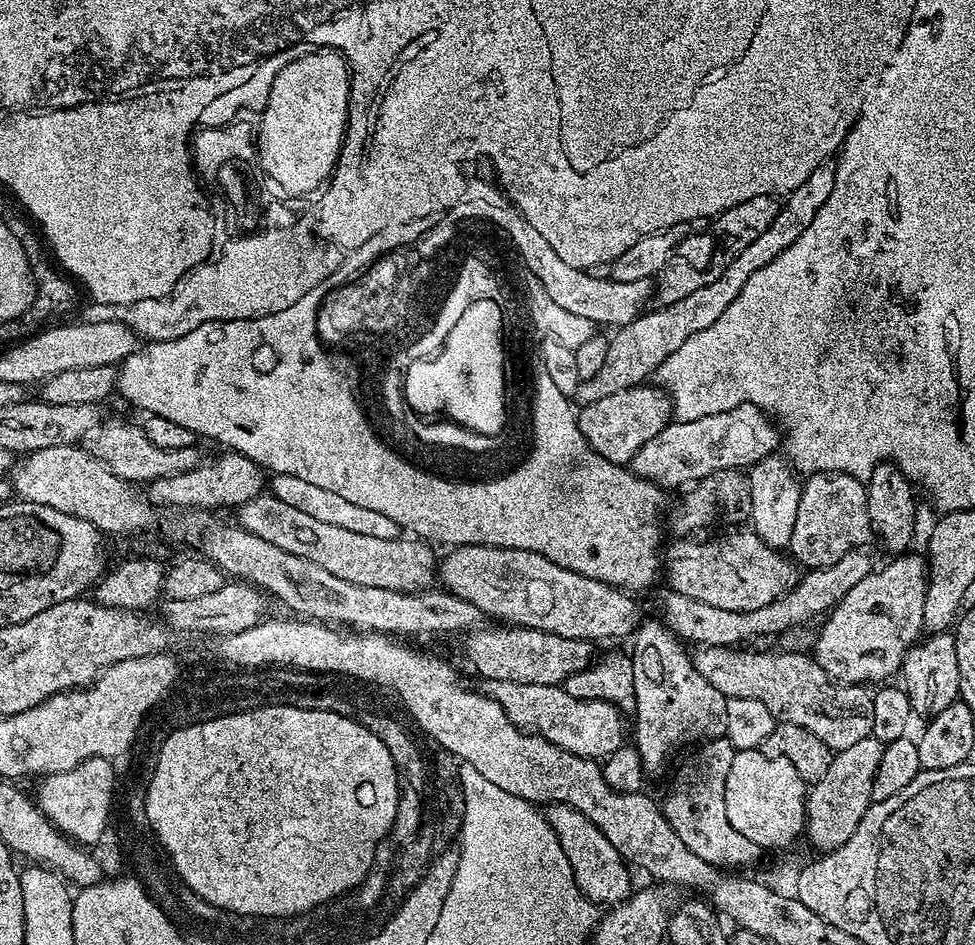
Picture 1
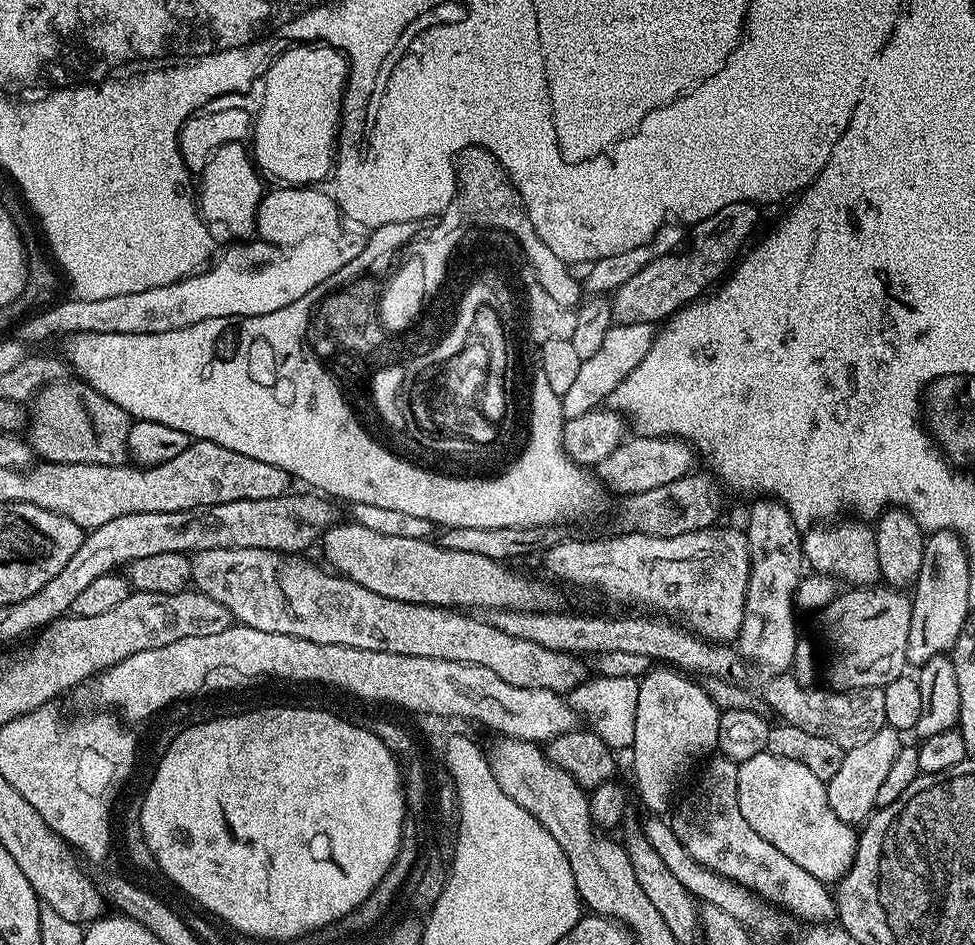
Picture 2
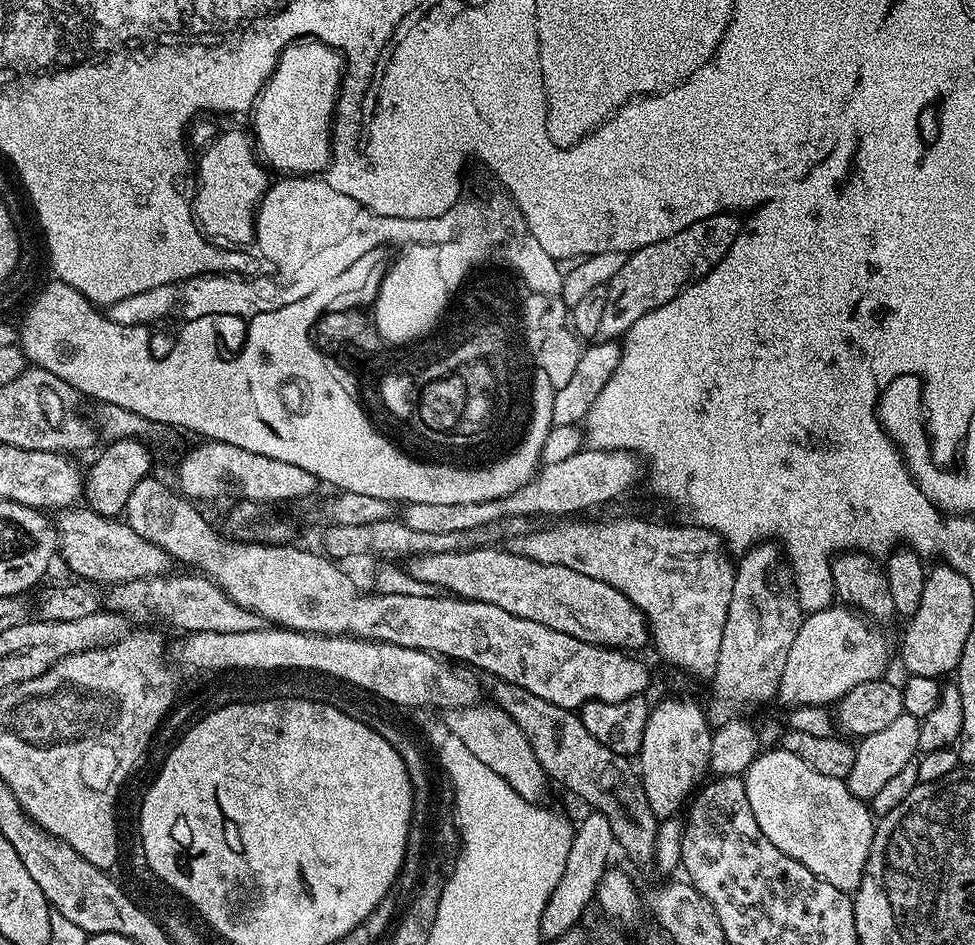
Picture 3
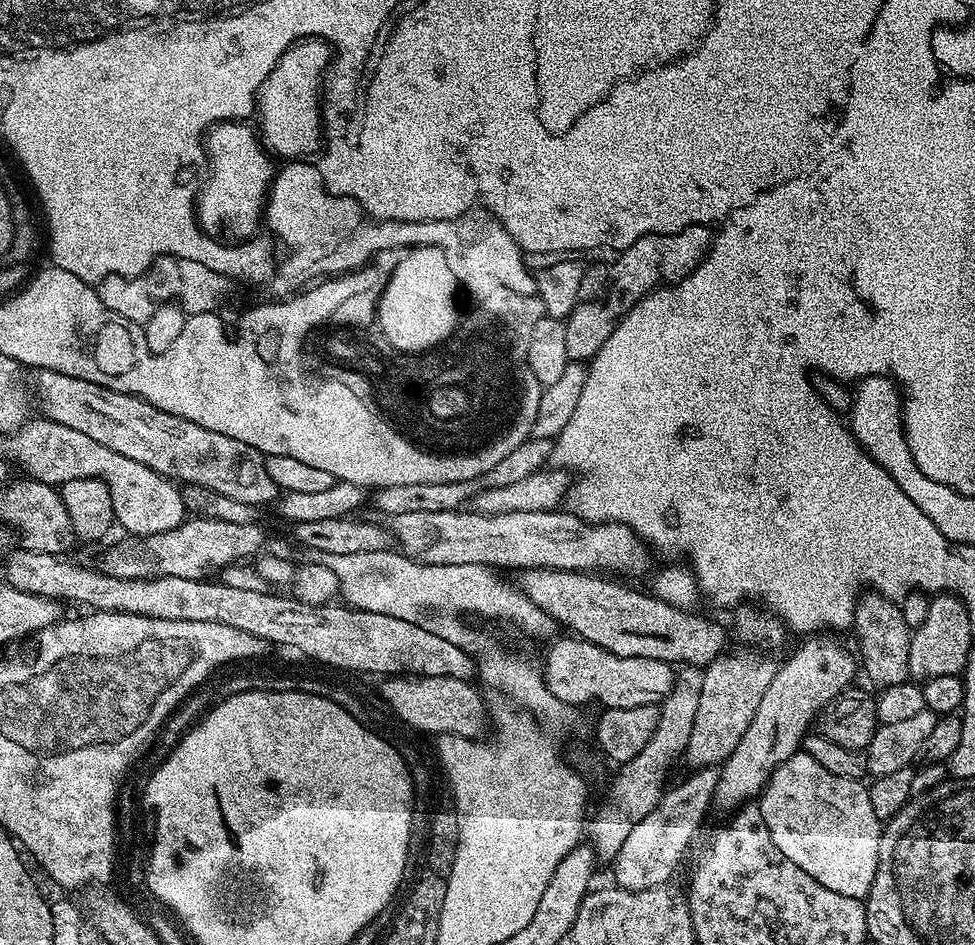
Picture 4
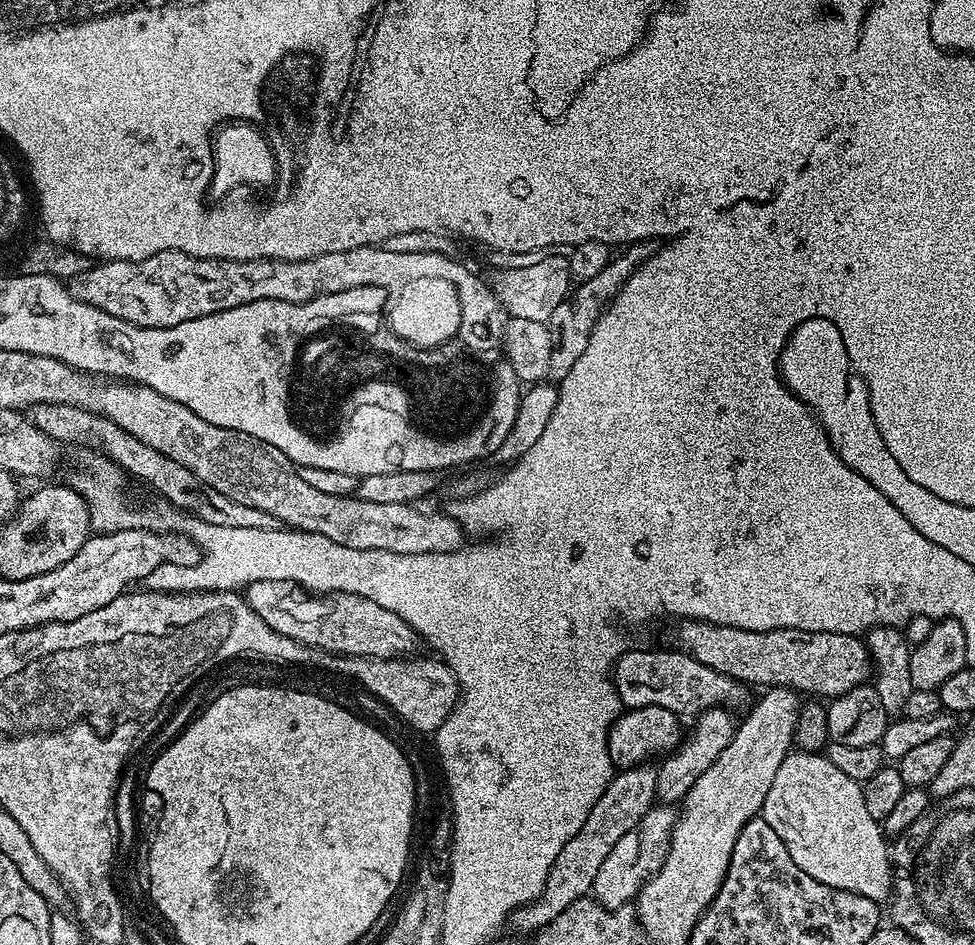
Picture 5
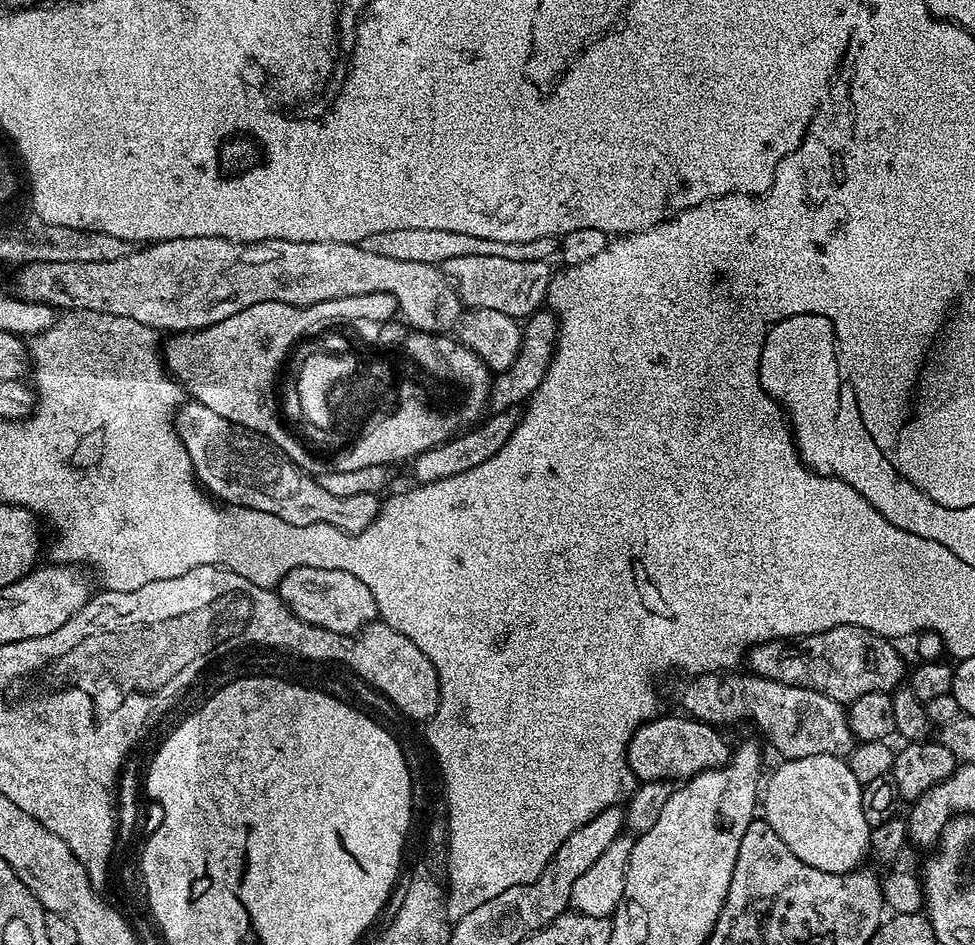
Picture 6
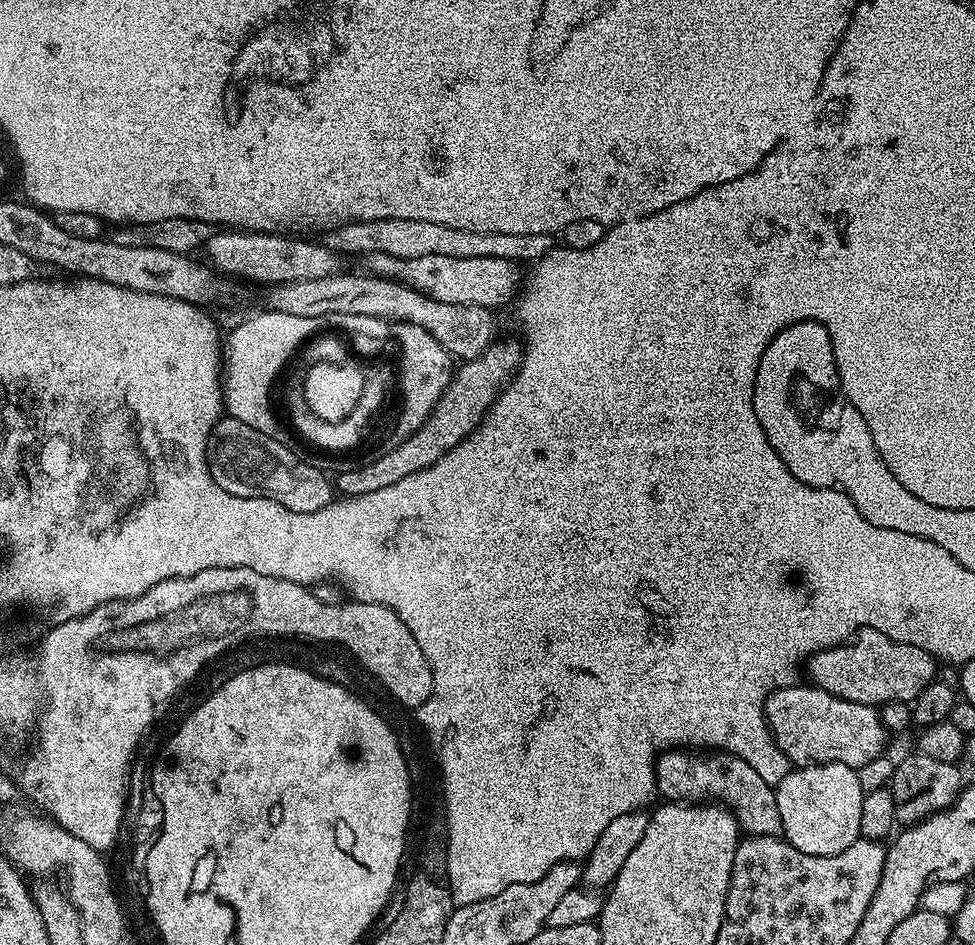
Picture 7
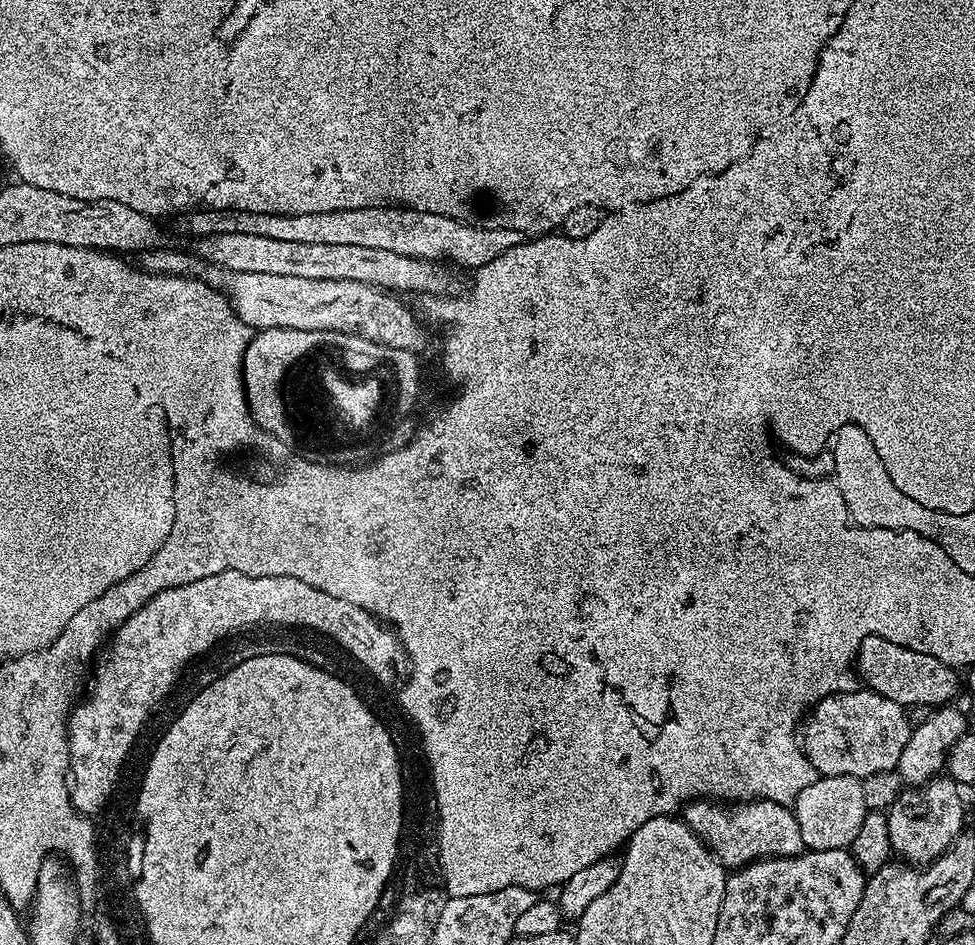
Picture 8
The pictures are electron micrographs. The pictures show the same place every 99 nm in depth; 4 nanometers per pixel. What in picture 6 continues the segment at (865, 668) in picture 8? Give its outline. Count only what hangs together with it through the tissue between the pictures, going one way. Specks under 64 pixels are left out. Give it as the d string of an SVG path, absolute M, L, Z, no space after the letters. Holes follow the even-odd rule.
M843 624L822 634L756 644L747 653L746 664L757 676L786 686L802 686L847 706L862 698L862 694L891 694L905 683L904 660L892 644L895 643L887 636L880 636L862 626Z

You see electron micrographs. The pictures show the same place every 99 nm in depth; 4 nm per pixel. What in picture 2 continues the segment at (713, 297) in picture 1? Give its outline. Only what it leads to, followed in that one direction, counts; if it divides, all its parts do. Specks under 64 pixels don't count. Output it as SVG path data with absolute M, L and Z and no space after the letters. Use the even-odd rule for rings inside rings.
M613 323L603 339L602 346L591 358L582 360L570 390L560 397L564 419L578 418L578 414L586 414L592 408L601 407L602 402L607 401L604 399L607 396L609 399L615 393L616 387L628 377L630 370L634 370L634 366L638 366L638 362L646 358L653 339L654 328L651 324Z

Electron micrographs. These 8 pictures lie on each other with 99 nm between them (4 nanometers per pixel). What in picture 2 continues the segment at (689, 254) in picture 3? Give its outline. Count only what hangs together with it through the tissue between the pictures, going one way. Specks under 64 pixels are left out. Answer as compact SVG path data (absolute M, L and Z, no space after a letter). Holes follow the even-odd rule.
M734 202L730 206L722 206L718 214L710 214L710 218L699 220L691 229L692 249L689 252L677 250L666 256L656 256L654 262L642 266L642 270L638 270L630 282L622 282L622 286L611 293L613 321L618 324L656 326L693 300L701 299L741 255L740 247L751 238L756 228L756 212L758 208L753 203Z

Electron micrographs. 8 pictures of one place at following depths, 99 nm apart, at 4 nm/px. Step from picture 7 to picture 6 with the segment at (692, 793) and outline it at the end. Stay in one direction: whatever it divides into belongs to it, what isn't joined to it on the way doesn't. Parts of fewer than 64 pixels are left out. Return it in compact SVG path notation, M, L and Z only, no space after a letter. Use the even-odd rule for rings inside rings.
M687 714L680 716L657 715L644 721L628 743L628 765L637 781L662 780L683 782L692 779L708 768L723 768L730 760L730 747L724 741L719 727L693 719Z

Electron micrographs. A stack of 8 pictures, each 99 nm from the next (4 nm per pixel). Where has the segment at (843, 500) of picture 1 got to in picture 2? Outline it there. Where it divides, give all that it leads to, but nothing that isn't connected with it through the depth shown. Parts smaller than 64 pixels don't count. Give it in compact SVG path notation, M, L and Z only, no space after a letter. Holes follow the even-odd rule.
M840 518L835 522L820 522L803 533L804 559L813 573L821 576L833 576L837 582L848 586L876 586L881 583L880 567L878 566L878 542L871 523L860 518Z

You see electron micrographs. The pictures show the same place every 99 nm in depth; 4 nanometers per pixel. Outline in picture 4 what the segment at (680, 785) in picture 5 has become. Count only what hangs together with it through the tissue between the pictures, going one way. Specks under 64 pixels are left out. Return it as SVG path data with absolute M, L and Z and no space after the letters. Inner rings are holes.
M736 652L733 656L720 656L703 669L702 694L694 714L694 730L690 730L690 740L682 753L683 759L693 764L693 769L723 765L734 746L742 742L742 734L746 734L770 682L774 682L777 667L778 660L772 656L763 656L760 652Z

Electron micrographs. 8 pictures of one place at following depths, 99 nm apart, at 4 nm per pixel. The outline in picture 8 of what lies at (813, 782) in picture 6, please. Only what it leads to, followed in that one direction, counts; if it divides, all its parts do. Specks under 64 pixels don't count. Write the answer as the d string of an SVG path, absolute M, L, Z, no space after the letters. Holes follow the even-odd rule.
M820 776L794 801L796 821L802 830L805 849L814 852L848 848L869 810L862 798L862 783L855 776Z

